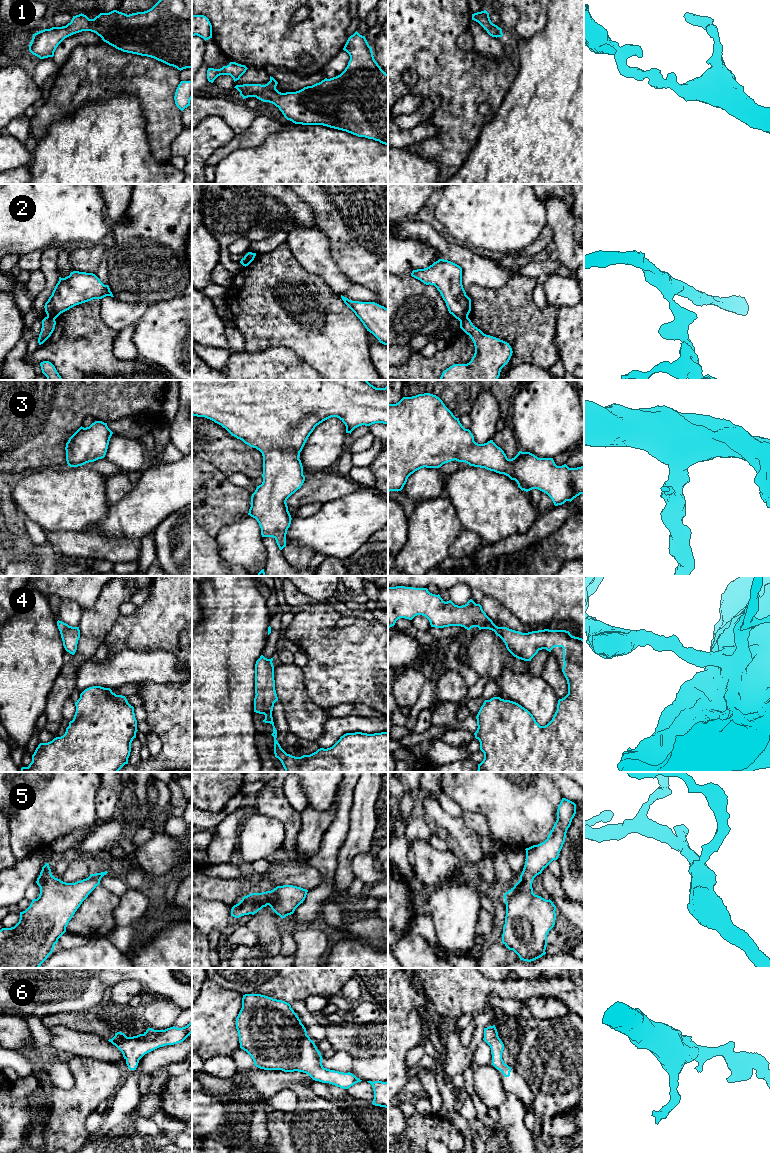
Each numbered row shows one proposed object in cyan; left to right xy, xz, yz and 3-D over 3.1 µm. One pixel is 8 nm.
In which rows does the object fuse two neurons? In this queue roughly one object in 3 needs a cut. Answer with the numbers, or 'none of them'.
2

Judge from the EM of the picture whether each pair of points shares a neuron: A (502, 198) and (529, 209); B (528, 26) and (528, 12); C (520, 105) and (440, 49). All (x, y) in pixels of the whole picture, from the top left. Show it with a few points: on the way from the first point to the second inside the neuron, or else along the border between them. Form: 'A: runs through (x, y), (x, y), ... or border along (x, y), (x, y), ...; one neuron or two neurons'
A: runs through (509, 205), (513, 209), (522, 209); one neuron
B: runs through (528, 23), (528, 15); one neuron
C: border along (517, 74), (495, 116); two neurons

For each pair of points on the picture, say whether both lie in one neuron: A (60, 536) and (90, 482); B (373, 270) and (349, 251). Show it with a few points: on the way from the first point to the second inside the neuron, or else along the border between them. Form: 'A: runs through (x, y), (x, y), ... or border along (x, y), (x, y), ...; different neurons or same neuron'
A: border along (86, 529), (78, 531), (44, 531); different neurons
B: runs through (367, 264), (355, 252); same neuron

